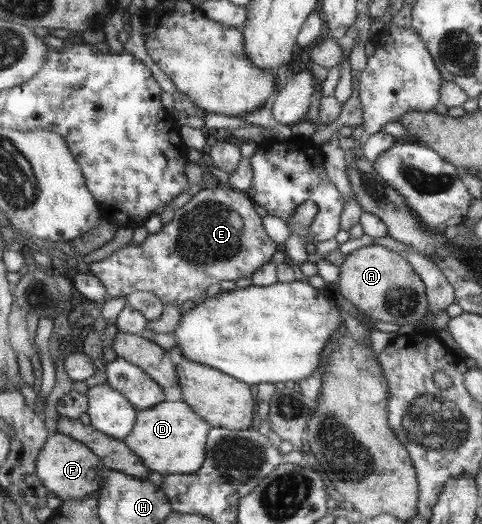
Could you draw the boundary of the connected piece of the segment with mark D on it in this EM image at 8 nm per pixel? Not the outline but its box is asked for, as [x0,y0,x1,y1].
[125,399,212,477]

